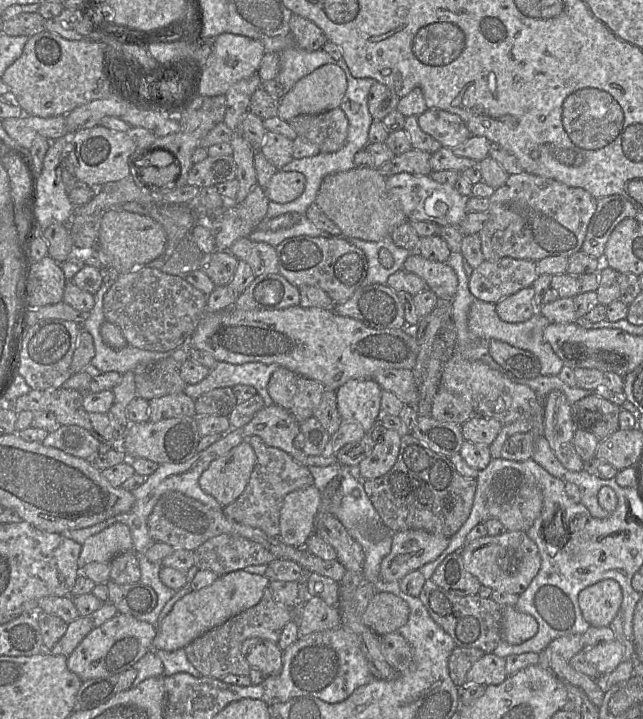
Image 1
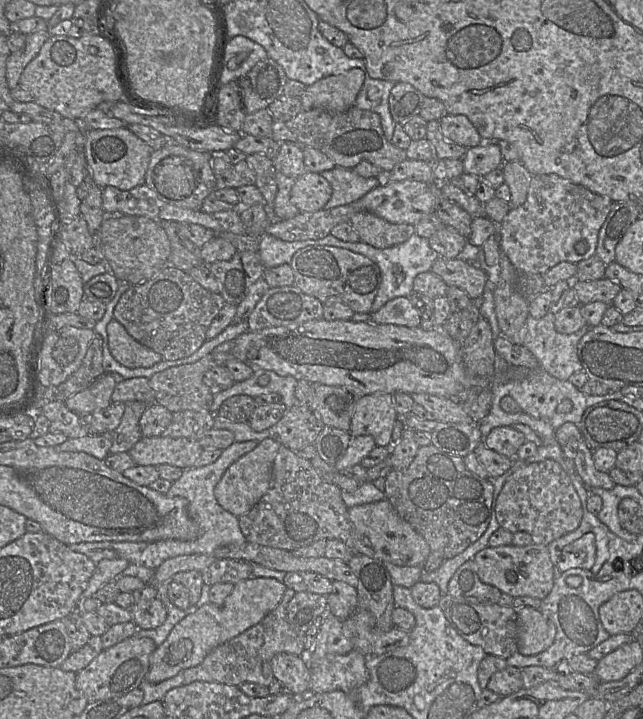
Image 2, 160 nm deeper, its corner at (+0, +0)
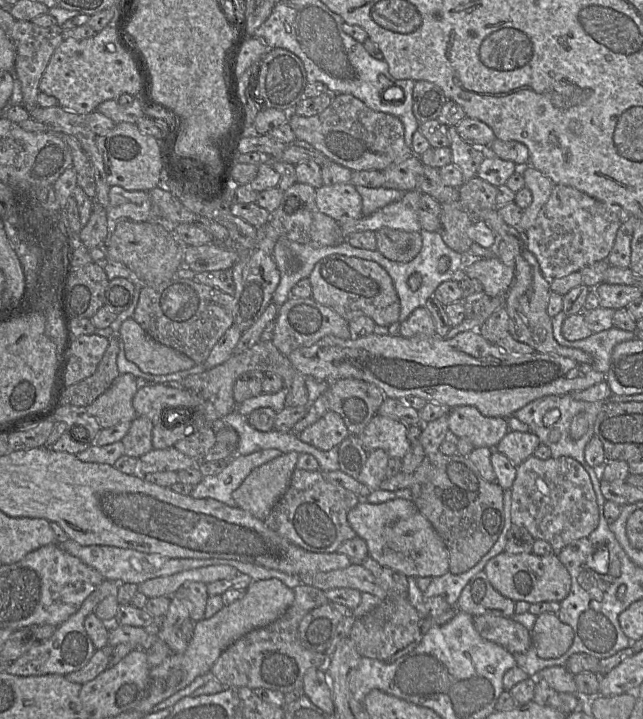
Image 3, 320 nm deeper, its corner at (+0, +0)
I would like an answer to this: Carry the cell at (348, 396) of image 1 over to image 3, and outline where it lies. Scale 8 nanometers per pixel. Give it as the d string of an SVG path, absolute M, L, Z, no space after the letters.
M377 413L358 437L367 452L382 449L390 457L402 459L410 449L407 429L400 421Z

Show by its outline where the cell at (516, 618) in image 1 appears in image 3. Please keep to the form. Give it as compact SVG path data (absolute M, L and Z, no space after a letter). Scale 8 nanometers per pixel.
M541 613L530 631L532 646L543 659L559 658L573 643L571 626L563 623L555 613Z

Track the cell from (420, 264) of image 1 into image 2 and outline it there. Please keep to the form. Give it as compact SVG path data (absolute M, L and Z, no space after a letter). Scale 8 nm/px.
M460 258L437 259L430 272L439 276L449 287L465 291L475 302L481 298L489 277L484 269Z

